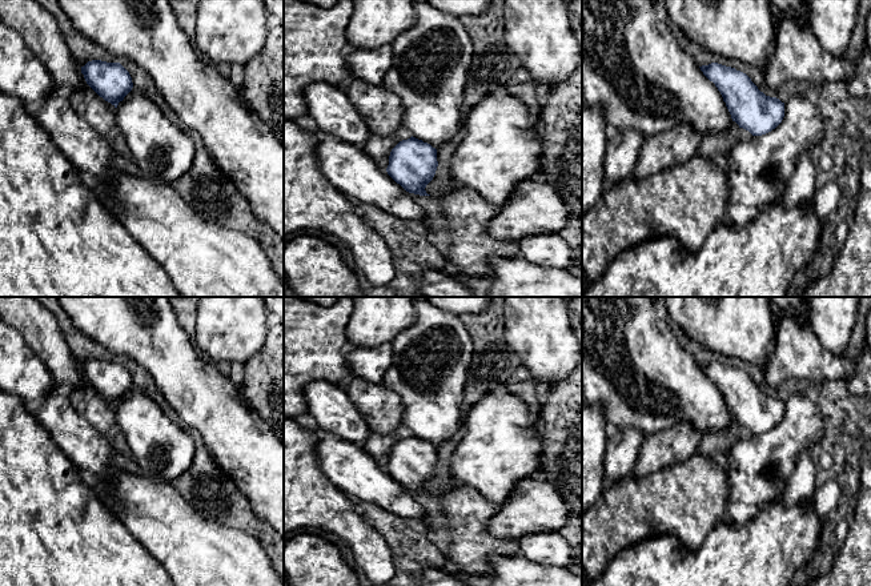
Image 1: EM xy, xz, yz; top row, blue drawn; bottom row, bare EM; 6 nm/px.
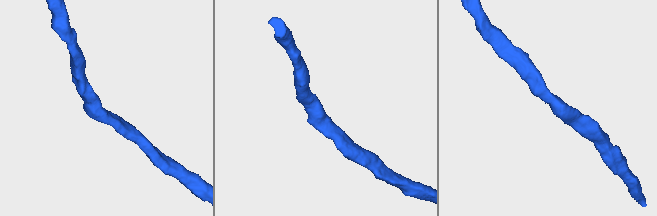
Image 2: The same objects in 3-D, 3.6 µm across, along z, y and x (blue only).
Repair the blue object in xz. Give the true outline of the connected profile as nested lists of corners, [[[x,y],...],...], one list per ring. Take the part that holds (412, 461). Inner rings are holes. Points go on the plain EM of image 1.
[[[416,298],[414,308],[414,324],[392,341],[393,360],[382,381],[401,398],[402,424],[412,432],[410,437],[400,440],[392,447],[386,470],[406,490],[430,494],[425,486],[433,478],[438,465],[437,446],[451,438],[461,424],[463,390],[473,361],[473,340],[459,316],[447,313],[421,298]]]

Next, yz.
[[[582,297],[582,396],[599,404],[613,428],[637,428],[650,436],[690,422],[702,436],[723,432],[732,420],[752,434],[775,428],[784,416],[784,401],[766,394],[751,377],[718,361],[698,365],[678,342],[671,321],[661,316],[650,297]]]

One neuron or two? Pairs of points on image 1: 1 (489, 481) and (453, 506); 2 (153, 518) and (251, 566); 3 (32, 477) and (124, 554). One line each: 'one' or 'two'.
1: two
2: one
3: one

